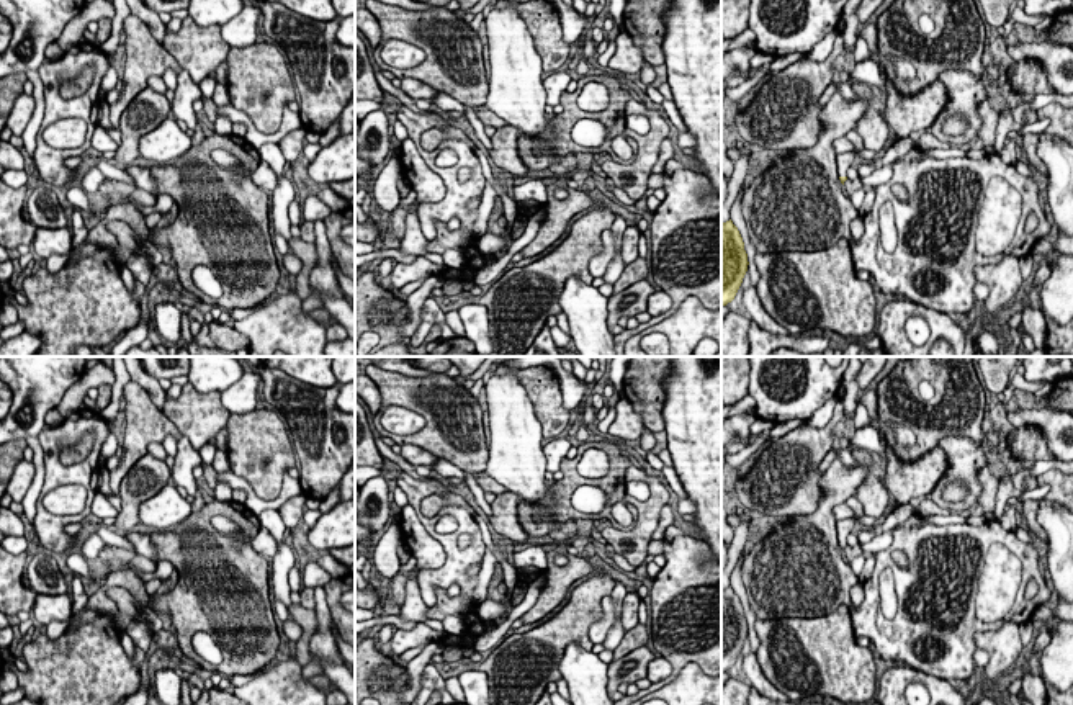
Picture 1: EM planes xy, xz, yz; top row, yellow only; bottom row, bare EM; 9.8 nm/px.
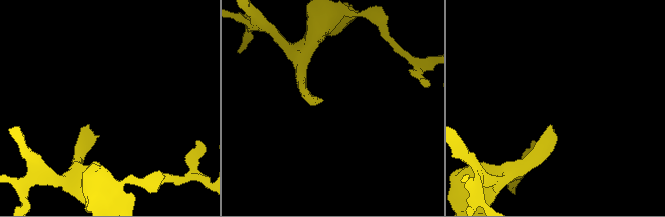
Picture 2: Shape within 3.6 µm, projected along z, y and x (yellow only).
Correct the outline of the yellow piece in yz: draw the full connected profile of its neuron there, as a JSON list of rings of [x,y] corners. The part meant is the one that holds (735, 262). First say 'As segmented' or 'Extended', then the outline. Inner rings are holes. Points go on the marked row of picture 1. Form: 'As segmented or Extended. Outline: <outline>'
As segmented. Outline: [[[730,219],[721,224],[721,306],[734,299],[748,265],[743,237]]]

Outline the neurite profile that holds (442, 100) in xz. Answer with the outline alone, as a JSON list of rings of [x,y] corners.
[[[438,92],[430,101],[435,103],[440,110],[443,110],[447,113],[448,111],[461,113],[465,110],[465,106],[458,100],[455,100],[453,97],[447,95],[443,92]]]

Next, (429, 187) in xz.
[[[409,137],[401,142],[401,164],[419,203],[438,203],[445,198],[447,188],[443,180],[427,167]]]

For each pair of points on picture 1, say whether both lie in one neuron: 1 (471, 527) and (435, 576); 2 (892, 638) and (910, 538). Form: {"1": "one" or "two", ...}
{"1": "one", "2": "one"}

